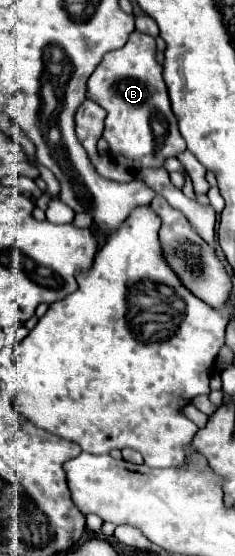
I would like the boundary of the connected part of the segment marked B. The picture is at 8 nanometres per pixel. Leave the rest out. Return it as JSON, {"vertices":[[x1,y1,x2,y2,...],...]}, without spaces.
{"vertices":[[133,31,121,49,109,51,89,77,87,97,107,111,103,139,121,165,133,171,163,167,167,157,185,151,185,139,181,139,177,117,171,111,163,69,155,61,155,39,151,35]]}

